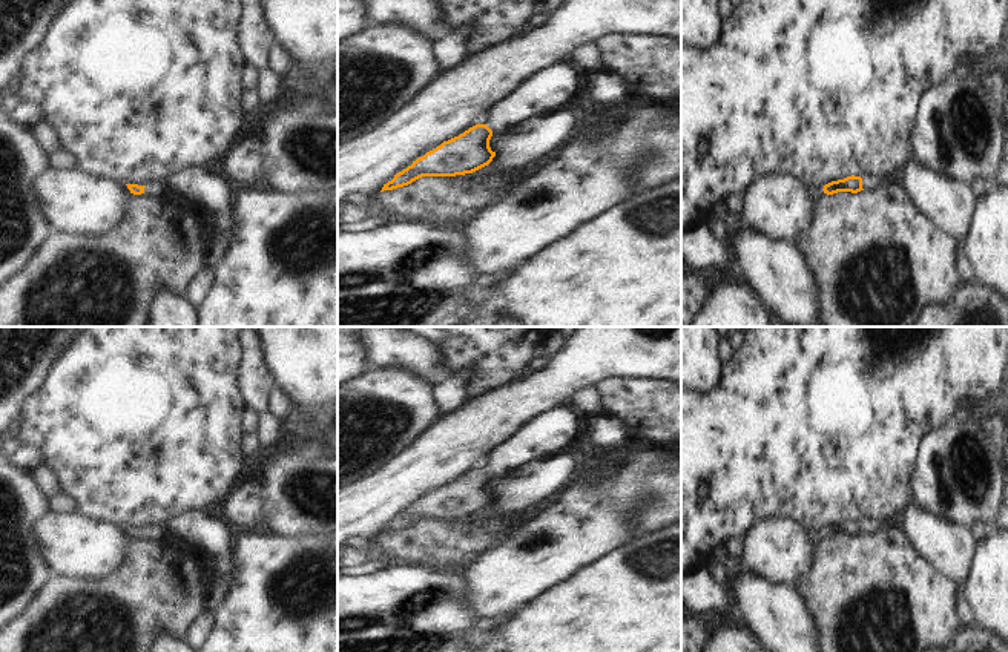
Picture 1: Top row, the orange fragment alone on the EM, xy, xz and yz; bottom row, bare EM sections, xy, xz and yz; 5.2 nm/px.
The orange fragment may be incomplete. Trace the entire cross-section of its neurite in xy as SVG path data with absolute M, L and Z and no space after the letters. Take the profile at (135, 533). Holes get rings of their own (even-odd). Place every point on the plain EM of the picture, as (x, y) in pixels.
M160 525L147 529L138 529L138 528L126 528L126 529L133 538L146 537L155 542L166 542L170 537L175 537L170 534L169 525Z

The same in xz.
M566 403L531 420L489 456L485 468L476 468L427 496L396 517L380 535L408 529L422 520L456 520L488 509L496 500L489 491L491 480L506 477L531 460L563 453L580 430L578 414L578 410Z

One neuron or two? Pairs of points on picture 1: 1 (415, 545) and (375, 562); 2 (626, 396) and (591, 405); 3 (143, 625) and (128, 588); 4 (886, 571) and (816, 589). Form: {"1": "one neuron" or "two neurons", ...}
{"1": "two neurons", "2": "two neurons", "3": "one neuron", "4": "one neuron"}

